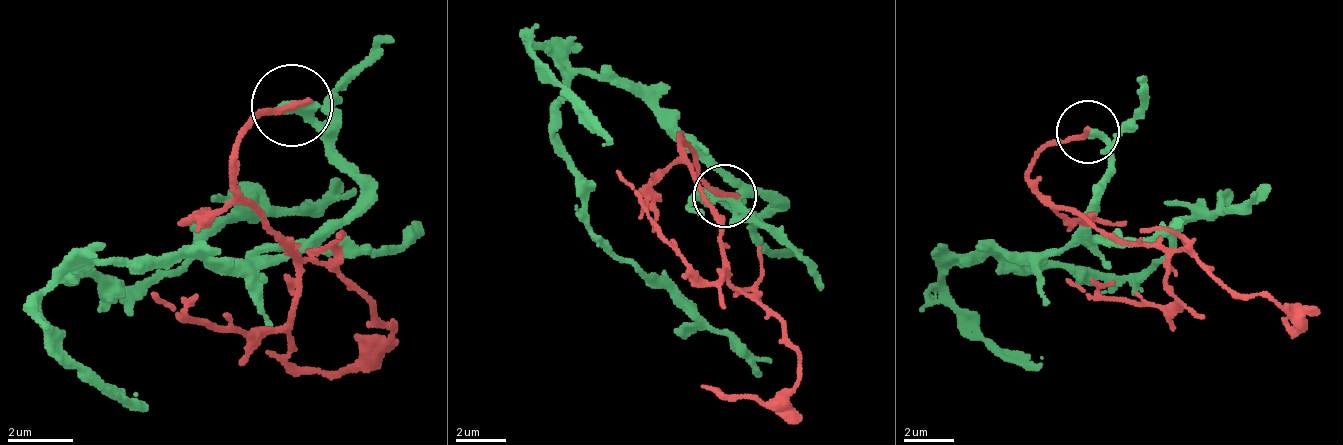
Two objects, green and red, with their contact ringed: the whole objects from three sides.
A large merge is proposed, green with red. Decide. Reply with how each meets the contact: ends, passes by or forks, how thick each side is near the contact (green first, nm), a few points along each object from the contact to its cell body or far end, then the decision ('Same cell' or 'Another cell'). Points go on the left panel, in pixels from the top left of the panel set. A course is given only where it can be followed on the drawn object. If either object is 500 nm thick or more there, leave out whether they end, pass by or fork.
At the ring green ends. At the ring red ends. Thickness 400 nm (green) against 240 nm. Course of green: (293, 103), (359, 185), (343, 217), (277, 258), (72, 265), (147, 292), (229, 220), (312, 213), (345, 181). Course of red: (293, 103), (236, 134), (236, 183), (303, 260), (327, 261), (394, 329), (353, 362), (288, 370), (263, 353). Another cell

